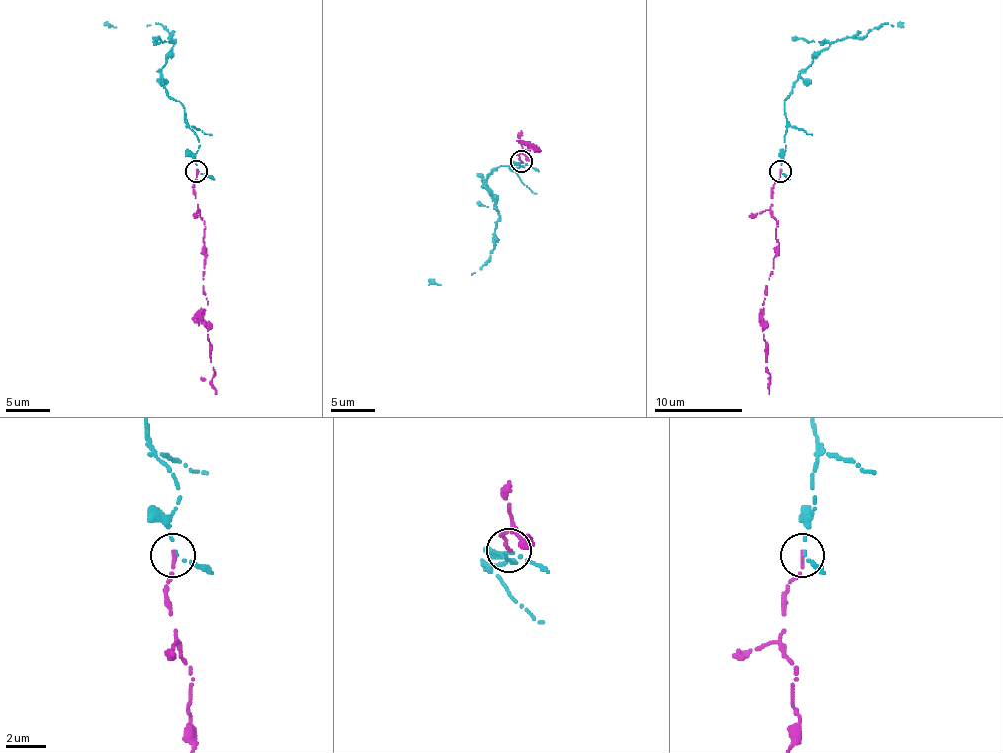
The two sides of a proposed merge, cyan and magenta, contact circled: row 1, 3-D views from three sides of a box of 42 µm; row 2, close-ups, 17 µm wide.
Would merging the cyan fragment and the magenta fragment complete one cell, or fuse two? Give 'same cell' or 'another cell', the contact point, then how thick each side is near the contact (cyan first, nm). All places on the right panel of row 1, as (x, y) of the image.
same cell; place (780, 171); calibres 110 and 180 nm

